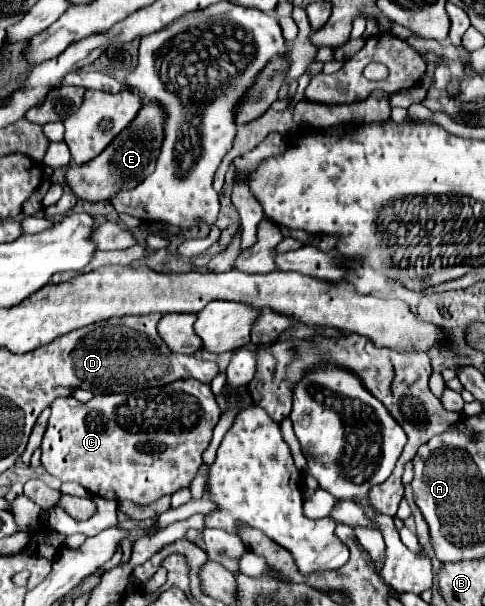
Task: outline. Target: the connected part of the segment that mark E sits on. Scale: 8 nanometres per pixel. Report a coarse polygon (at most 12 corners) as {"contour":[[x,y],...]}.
{"contour":[[145,103],[95,159],[69,165],[77,199],[111,201],[153,173],[163,113]]}

